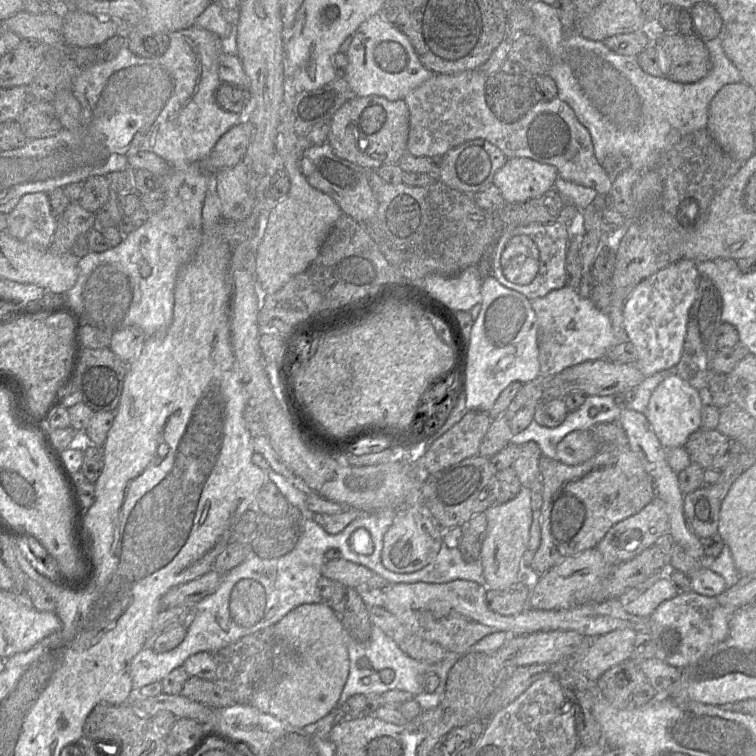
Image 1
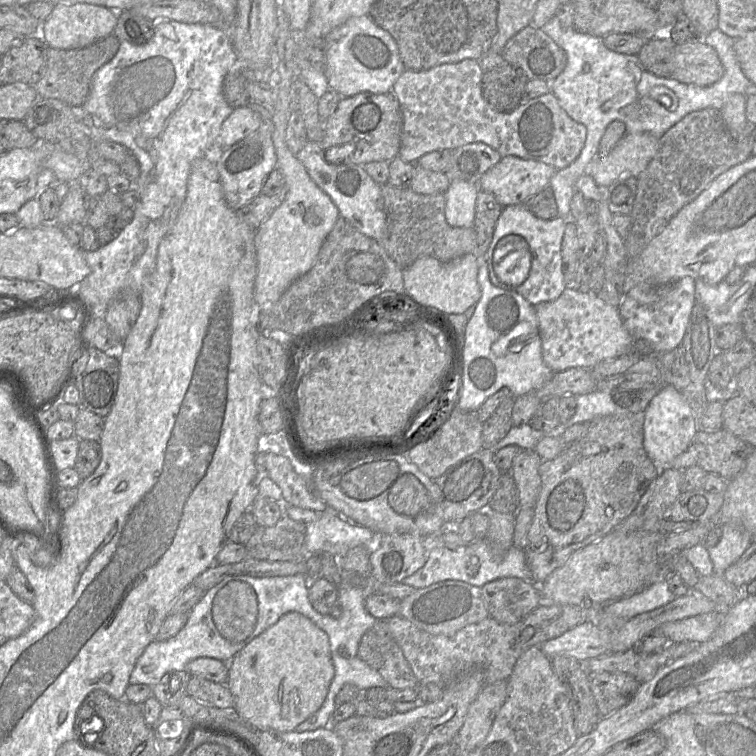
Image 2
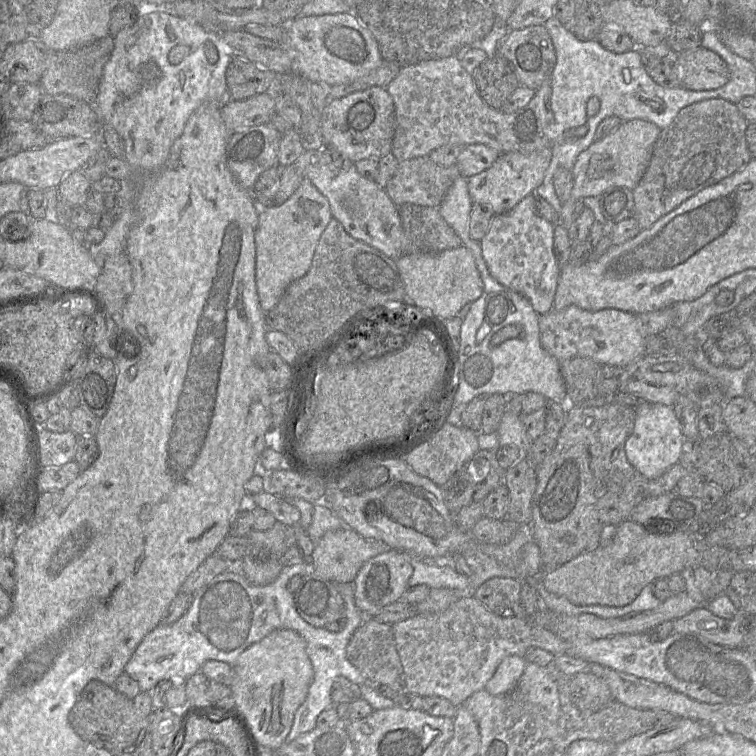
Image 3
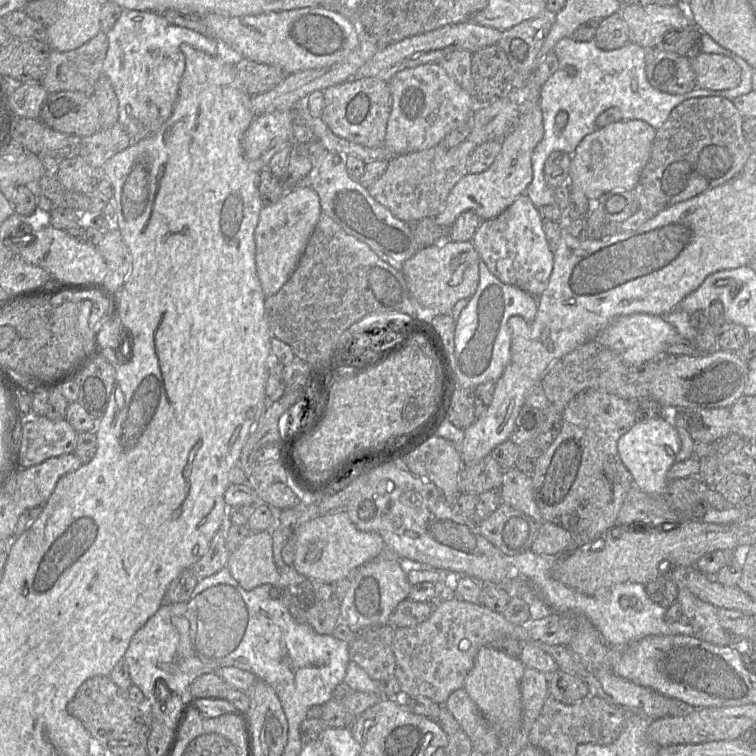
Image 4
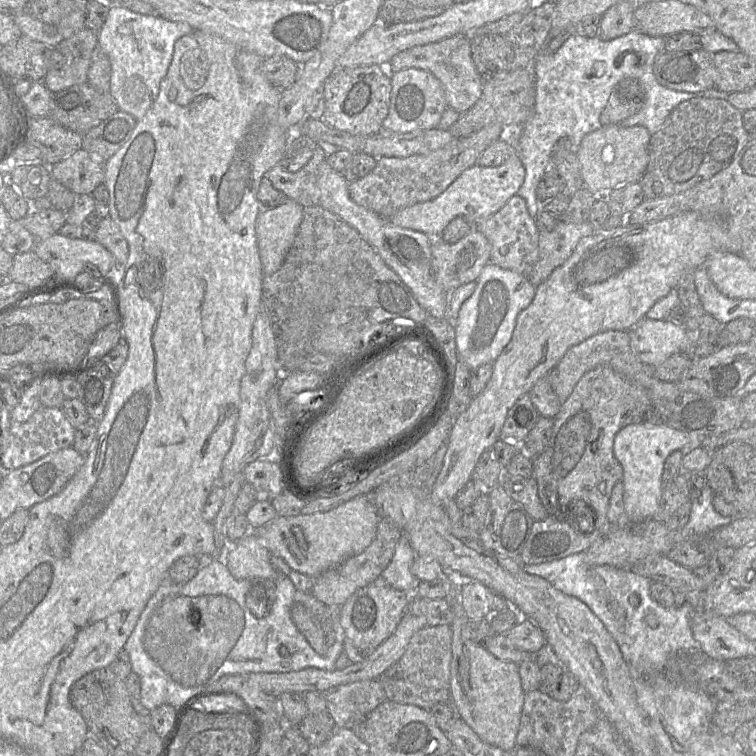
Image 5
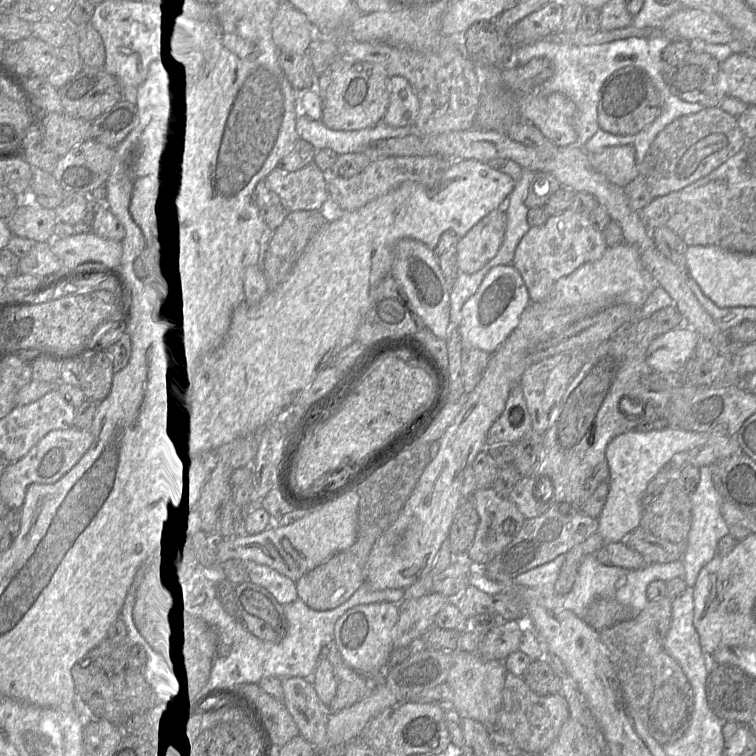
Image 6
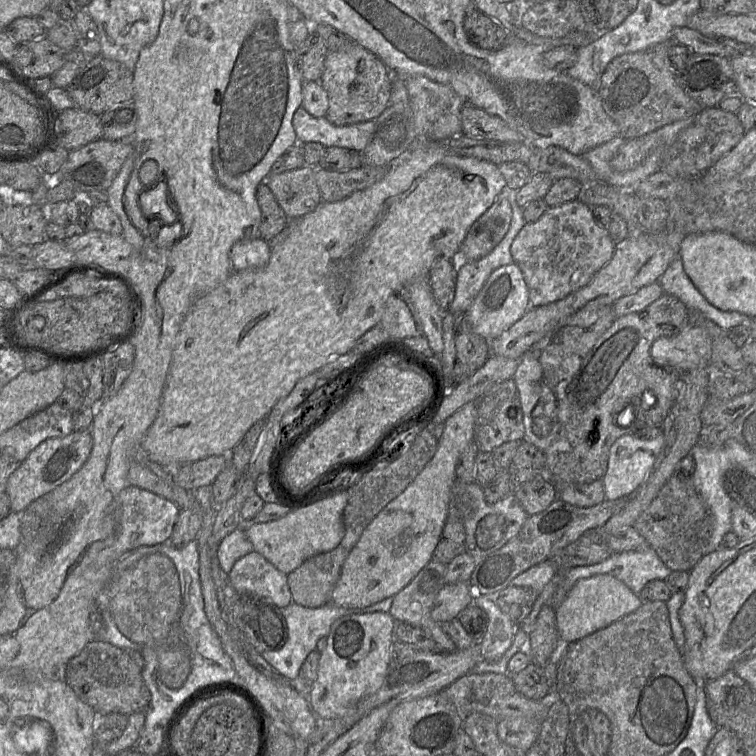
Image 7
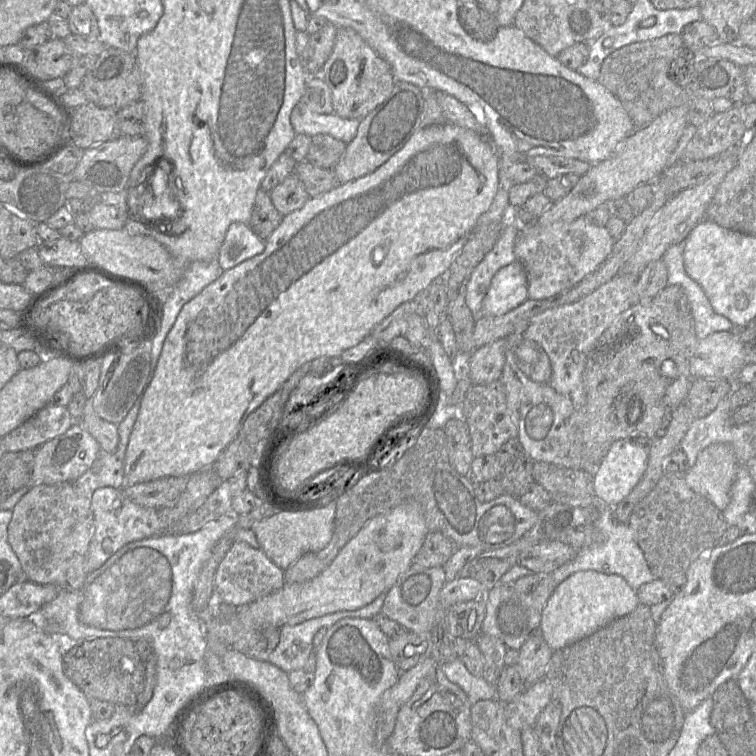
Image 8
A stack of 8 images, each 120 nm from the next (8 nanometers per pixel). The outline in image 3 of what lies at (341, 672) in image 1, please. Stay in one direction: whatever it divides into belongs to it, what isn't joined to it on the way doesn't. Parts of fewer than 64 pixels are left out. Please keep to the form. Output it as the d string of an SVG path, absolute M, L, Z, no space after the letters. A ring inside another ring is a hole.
M276 629L245 649L231 666L234 710L244 717L258 745L277 751L313 681L314 670L305 639L295 630Z

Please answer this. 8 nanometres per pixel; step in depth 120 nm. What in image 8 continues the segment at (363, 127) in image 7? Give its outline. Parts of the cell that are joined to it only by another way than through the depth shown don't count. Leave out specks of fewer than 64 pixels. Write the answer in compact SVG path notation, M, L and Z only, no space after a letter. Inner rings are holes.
M303 101L293 108L290 121L296 134L305 134L310 137L317 134L329 134L345 144L354 139L360 123L359 119L346 119L334 113L313 112Z

